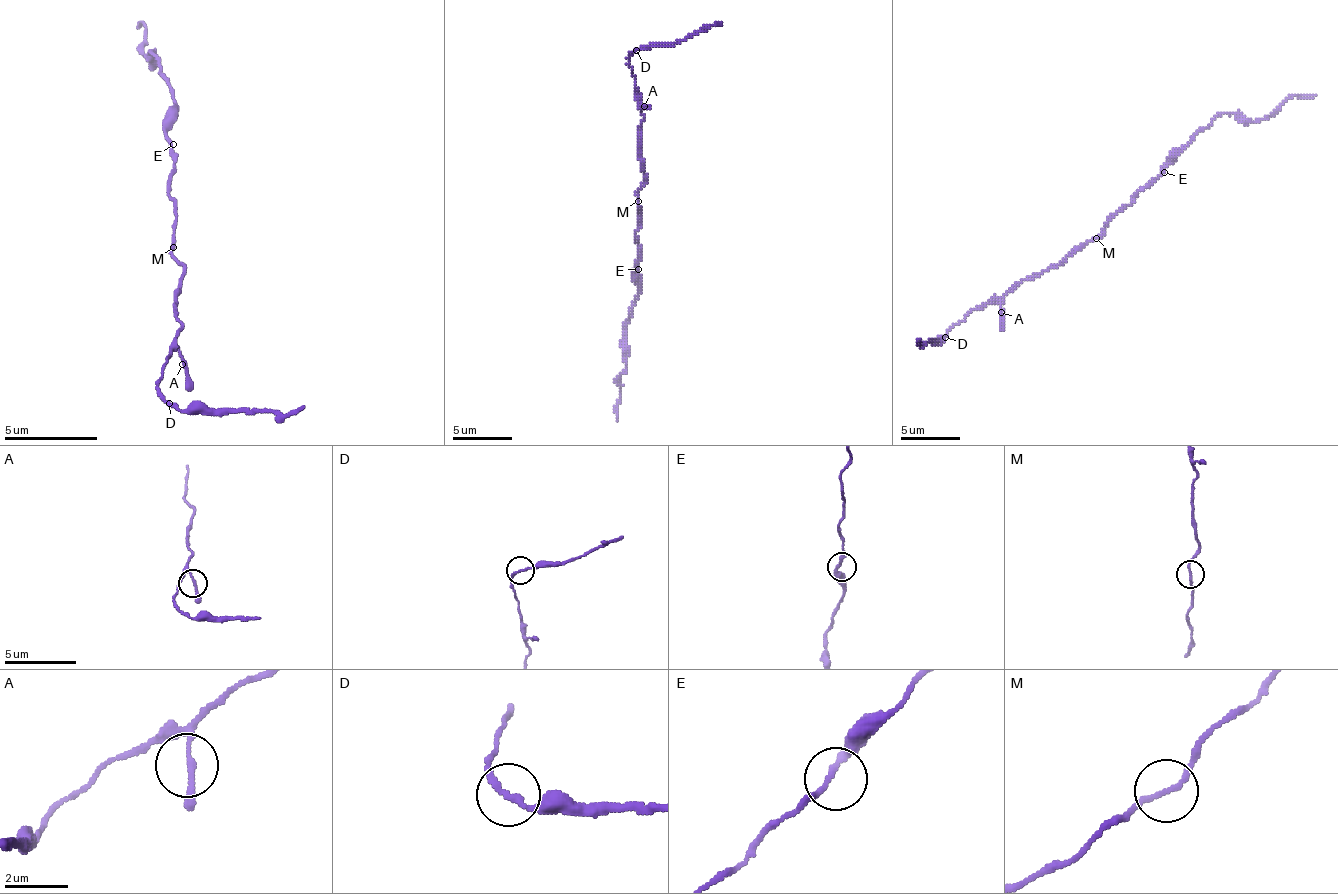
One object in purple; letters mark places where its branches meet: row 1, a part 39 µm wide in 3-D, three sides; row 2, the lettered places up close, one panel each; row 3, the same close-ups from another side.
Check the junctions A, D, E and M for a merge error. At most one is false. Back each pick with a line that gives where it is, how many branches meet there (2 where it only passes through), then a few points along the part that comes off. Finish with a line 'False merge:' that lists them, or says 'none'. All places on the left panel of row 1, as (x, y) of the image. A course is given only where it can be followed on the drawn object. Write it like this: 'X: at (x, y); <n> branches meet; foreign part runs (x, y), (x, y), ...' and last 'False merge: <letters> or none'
D: at (169, 403); 2 branches meet; foreign part runs (168, 402), (182, 411), (285, 416), (304, 406)
False merge: D

